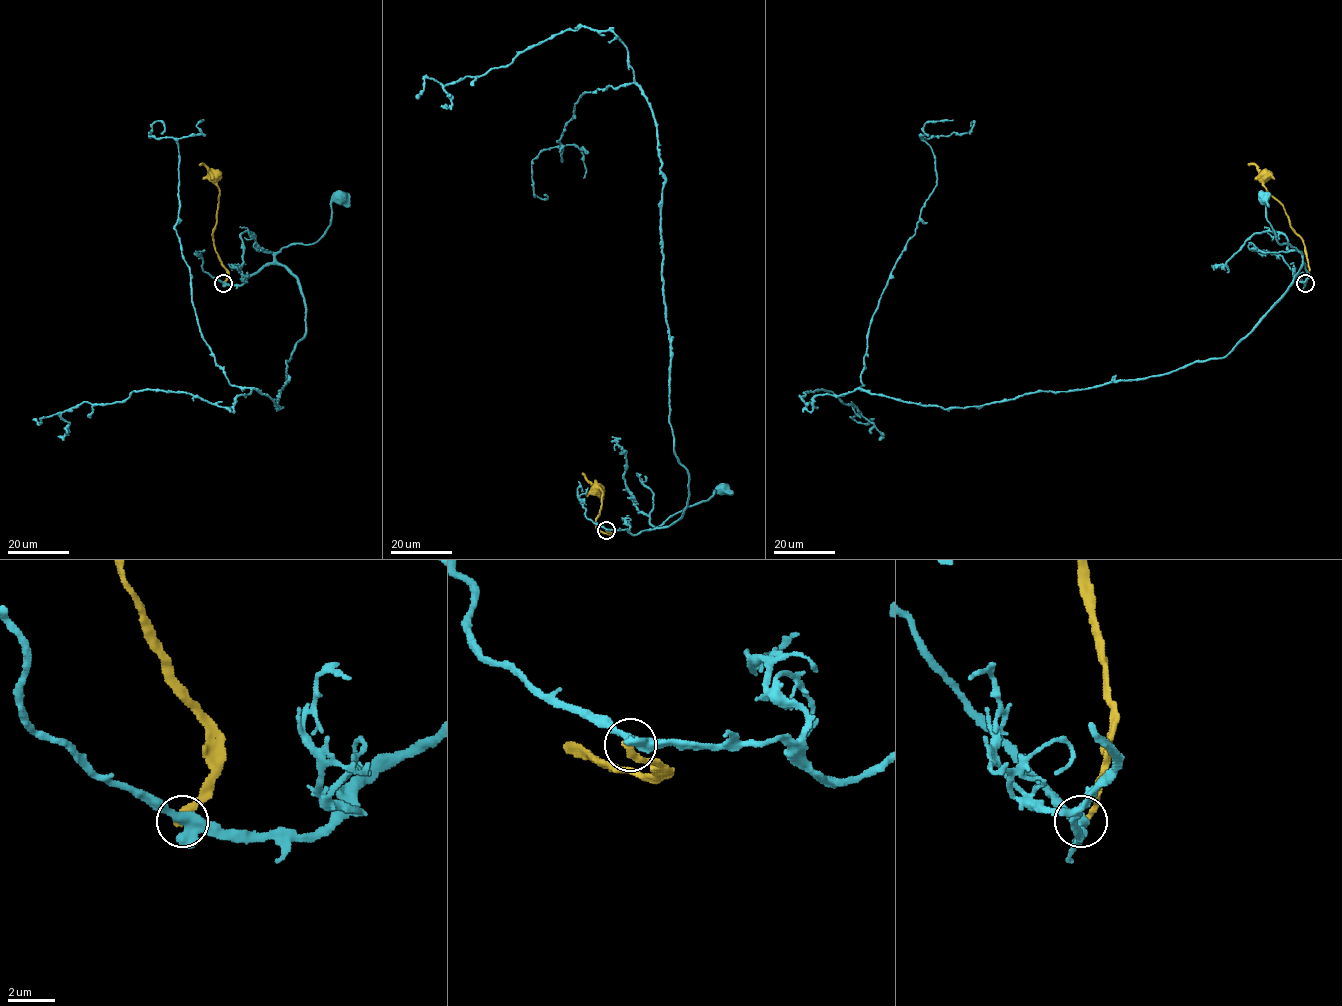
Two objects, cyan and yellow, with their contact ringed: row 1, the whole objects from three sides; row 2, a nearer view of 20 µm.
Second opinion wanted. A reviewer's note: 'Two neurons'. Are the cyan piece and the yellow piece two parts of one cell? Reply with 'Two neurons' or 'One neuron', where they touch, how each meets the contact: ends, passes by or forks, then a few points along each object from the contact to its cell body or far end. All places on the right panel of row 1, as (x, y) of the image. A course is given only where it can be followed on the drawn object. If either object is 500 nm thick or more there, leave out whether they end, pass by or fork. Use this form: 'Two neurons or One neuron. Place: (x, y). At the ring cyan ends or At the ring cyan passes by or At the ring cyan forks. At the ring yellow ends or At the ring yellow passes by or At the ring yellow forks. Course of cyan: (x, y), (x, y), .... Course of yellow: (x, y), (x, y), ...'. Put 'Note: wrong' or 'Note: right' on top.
Note: right
Two neurons. Place: (1305, 283). At the ring cyan passes by. At the ring yellow ends. Course of cyan: (1305, 283), (1309, 274), (1303, 256), (1290, 244), (1278, 242), (1266, 217), (1263, 196). Course of yellow: (1305, 283), (1308, 270), (1303, 240), (1291, 227), (1284, 207), (1263, 185), (1261, 175), (1264, 176)

